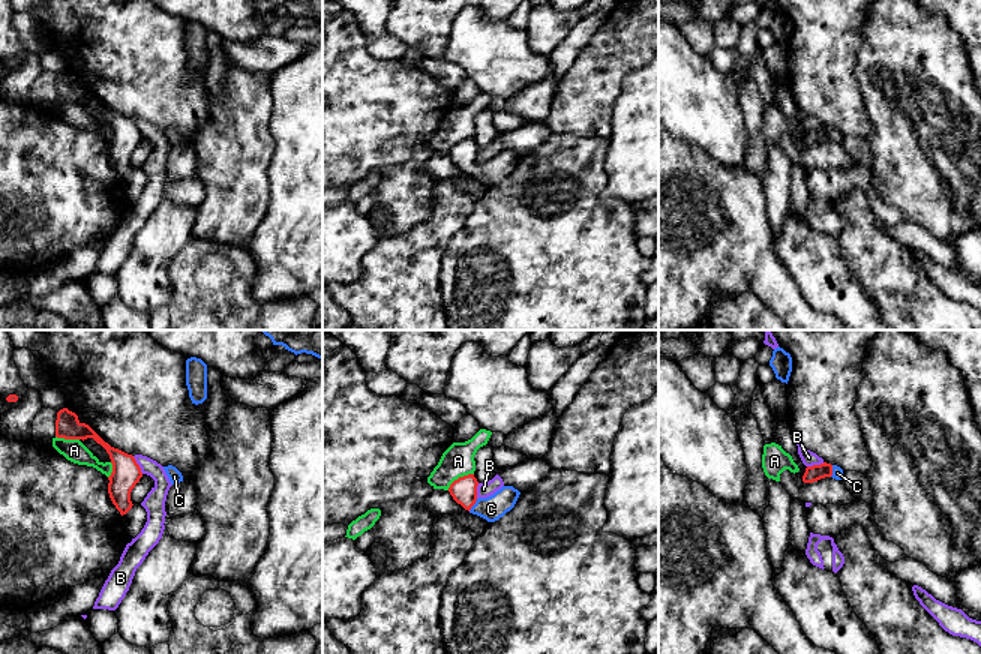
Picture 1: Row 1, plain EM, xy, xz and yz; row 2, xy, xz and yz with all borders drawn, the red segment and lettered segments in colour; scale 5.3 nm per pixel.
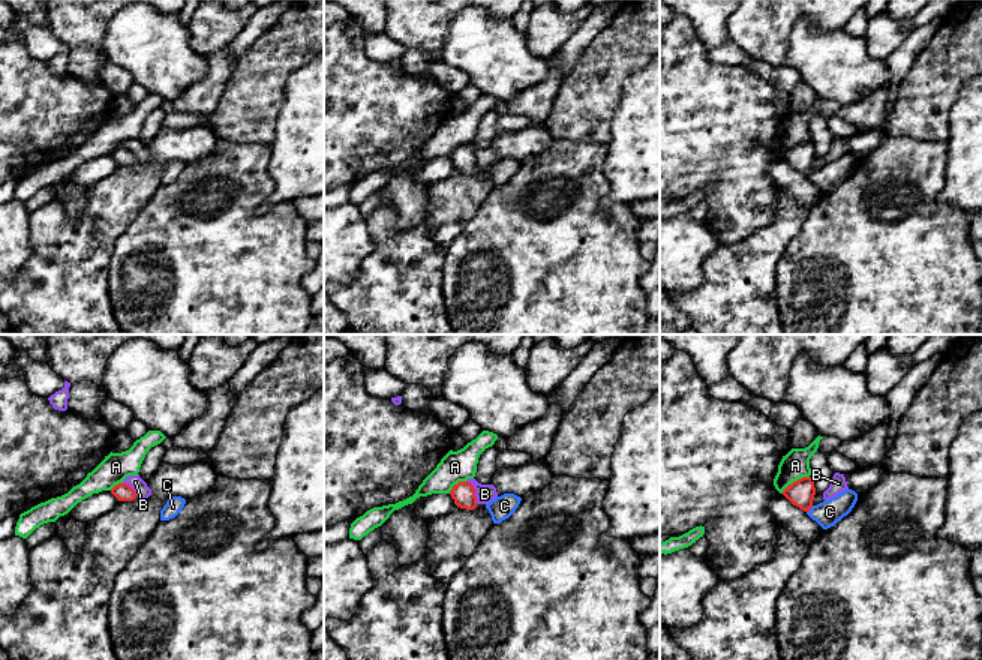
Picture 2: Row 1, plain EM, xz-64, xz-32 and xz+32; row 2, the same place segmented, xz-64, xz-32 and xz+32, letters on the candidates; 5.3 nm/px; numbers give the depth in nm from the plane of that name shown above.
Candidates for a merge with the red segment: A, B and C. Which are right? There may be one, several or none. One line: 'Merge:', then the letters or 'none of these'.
Merge: C

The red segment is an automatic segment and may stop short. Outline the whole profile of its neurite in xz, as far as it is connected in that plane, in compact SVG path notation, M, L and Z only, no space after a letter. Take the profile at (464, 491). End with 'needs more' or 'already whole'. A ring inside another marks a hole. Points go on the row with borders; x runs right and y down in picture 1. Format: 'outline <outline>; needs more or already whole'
outline M468 474L454 480L450 484L448 492L465 510L486 519L488 522L495 522L510 512L520 495L513 486L502 486L494 495L478 498L477 486L478 482L474 474Z; needs more

